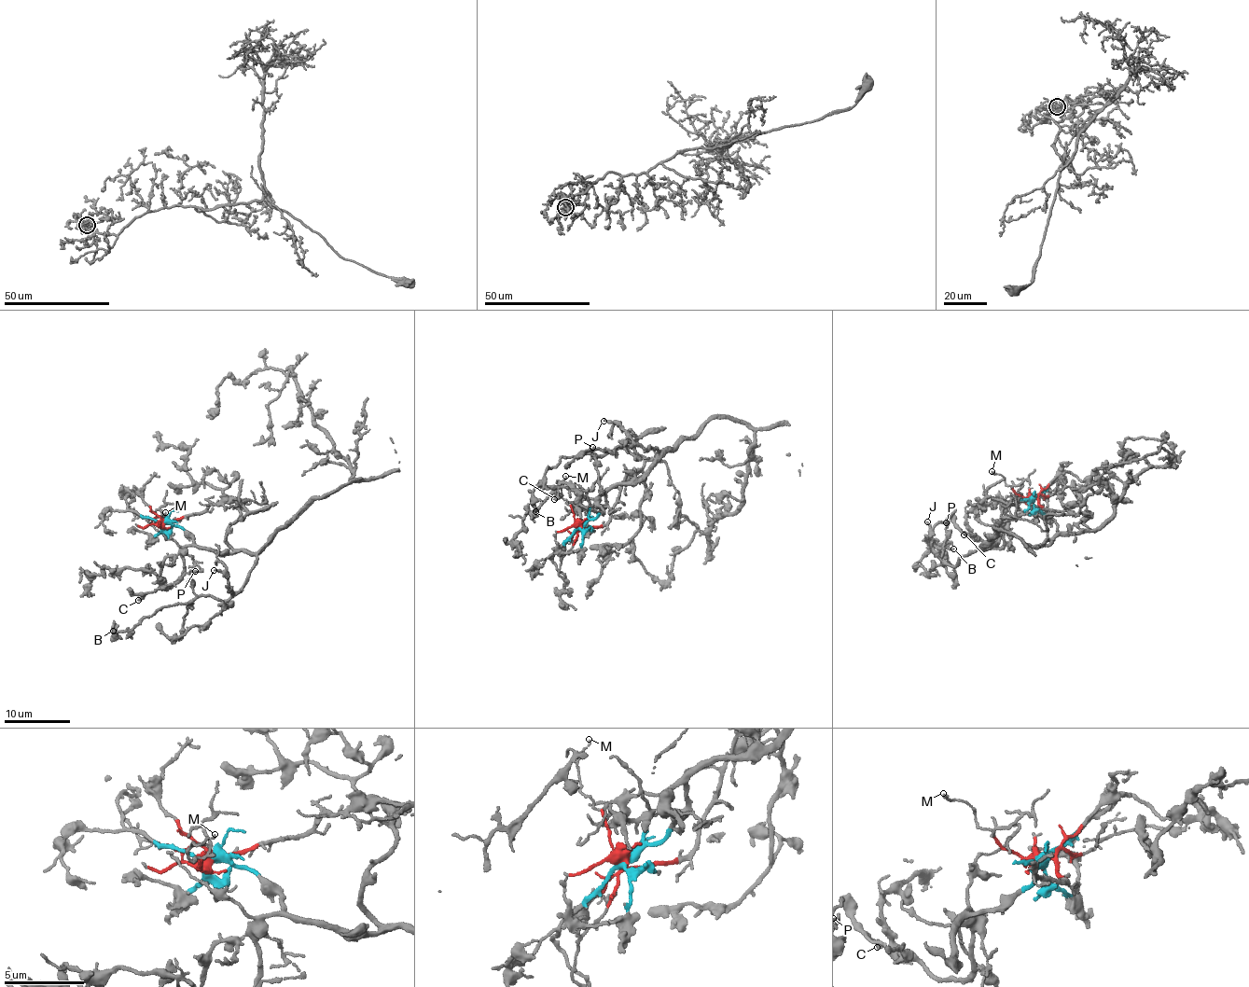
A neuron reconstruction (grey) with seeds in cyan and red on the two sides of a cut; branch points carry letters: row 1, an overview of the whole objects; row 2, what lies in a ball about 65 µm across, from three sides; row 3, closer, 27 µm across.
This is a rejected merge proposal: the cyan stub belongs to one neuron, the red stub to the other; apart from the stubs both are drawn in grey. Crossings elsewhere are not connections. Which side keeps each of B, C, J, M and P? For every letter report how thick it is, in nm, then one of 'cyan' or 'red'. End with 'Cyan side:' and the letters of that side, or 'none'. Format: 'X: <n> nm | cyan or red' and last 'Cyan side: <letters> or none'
B: 200 nm | cyan
C: 320 nm | cyan
J: 180 nm | cyan
M: 120 nm | red
P: 190 nm | cyan
Cyan side: B, C, J, P

